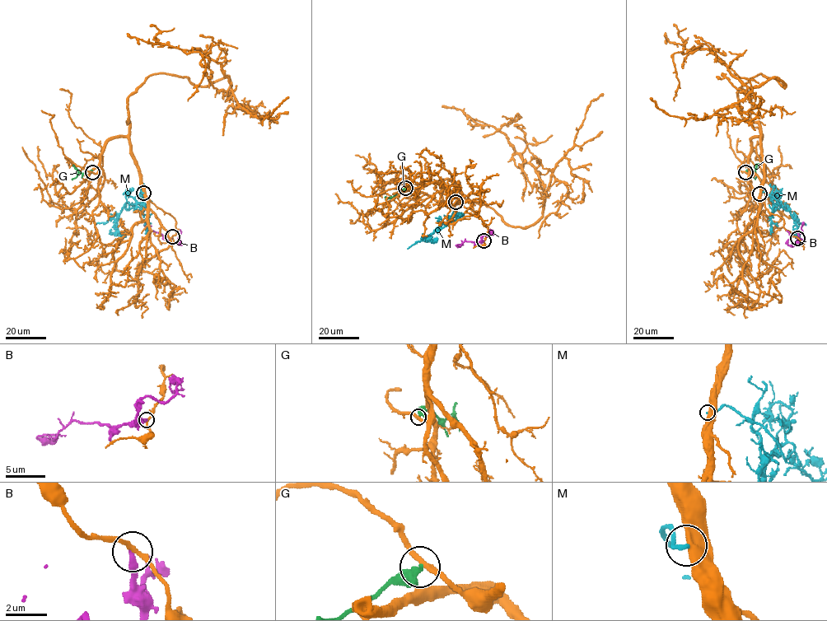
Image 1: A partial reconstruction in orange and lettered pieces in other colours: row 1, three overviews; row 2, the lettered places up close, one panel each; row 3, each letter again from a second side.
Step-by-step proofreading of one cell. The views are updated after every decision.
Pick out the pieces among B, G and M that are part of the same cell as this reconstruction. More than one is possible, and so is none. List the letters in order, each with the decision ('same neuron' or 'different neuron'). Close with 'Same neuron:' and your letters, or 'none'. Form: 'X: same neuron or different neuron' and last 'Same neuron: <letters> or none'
B: different neuron
G: different neuron
M: different neuron
Same neuron: none

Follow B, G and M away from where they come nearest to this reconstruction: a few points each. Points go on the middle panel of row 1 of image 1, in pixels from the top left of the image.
B: (483, 240), (465, 241), (456, 245), (460, 246)
G: (405, 188), (386, 200)
M: (455, 202), (455, 221), (438, 231), (436, 229), (427, 238), (433, 241), (429, 241)

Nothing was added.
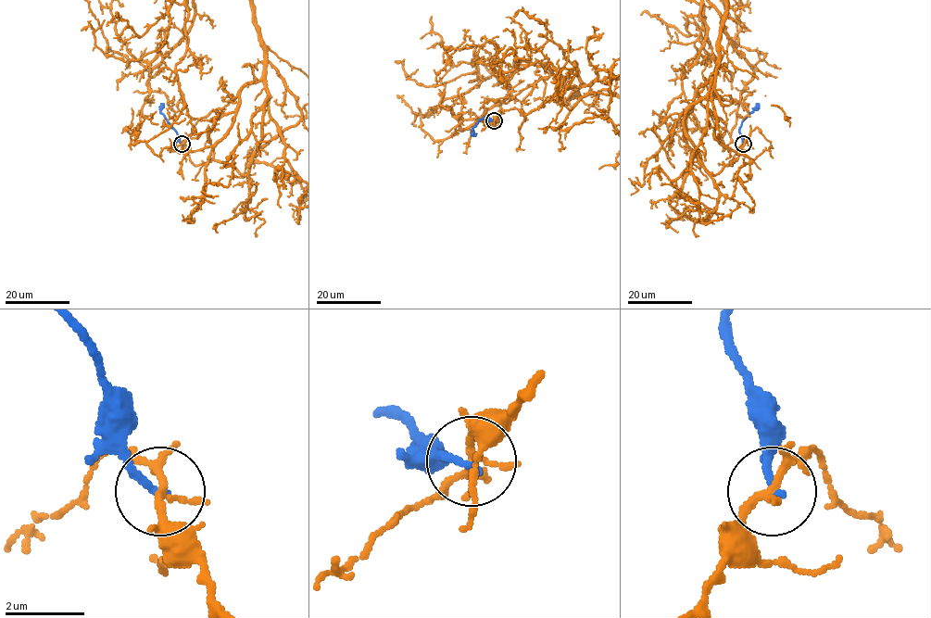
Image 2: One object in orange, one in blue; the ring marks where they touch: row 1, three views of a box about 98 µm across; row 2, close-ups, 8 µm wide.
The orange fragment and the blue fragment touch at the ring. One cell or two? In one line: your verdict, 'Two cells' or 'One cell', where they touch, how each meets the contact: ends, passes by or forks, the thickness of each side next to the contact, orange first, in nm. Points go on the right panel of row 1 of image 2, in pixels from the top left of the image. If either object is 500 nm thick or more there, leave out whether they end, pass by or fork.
Two cells. Place: (743, 144). At the ring orange forks. At the ring blue ends. Thickness 170 nm (orange) against 200 nm

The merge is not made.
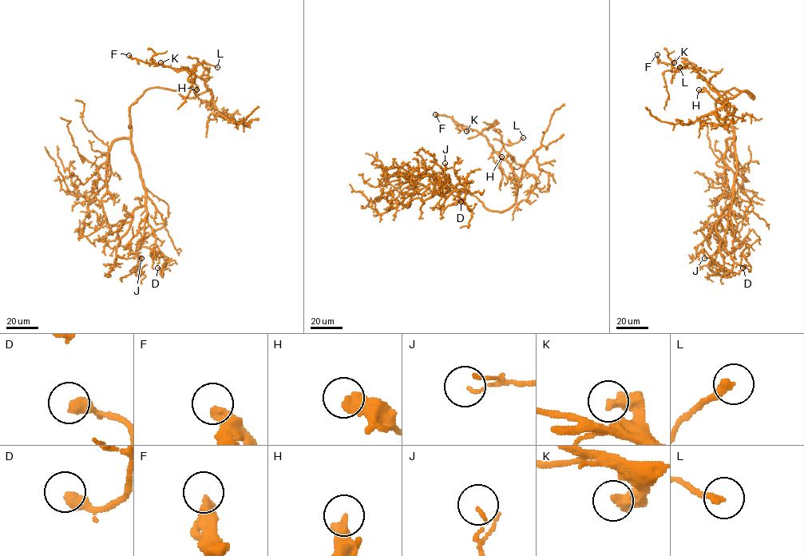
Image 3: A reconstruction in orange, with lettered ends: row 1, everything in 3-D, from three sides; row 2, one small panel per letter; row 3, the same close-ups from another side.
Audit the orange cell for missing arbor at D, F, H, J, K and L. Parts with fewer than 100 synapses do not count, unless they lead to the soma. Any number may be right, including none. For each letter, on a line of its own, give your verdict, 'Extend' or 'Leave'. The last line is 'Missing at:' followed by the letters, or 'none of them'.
D: Leave
F: Leave
H: Leave
J: Leave
K: Leave
L: Leave
Missing at: none of them

